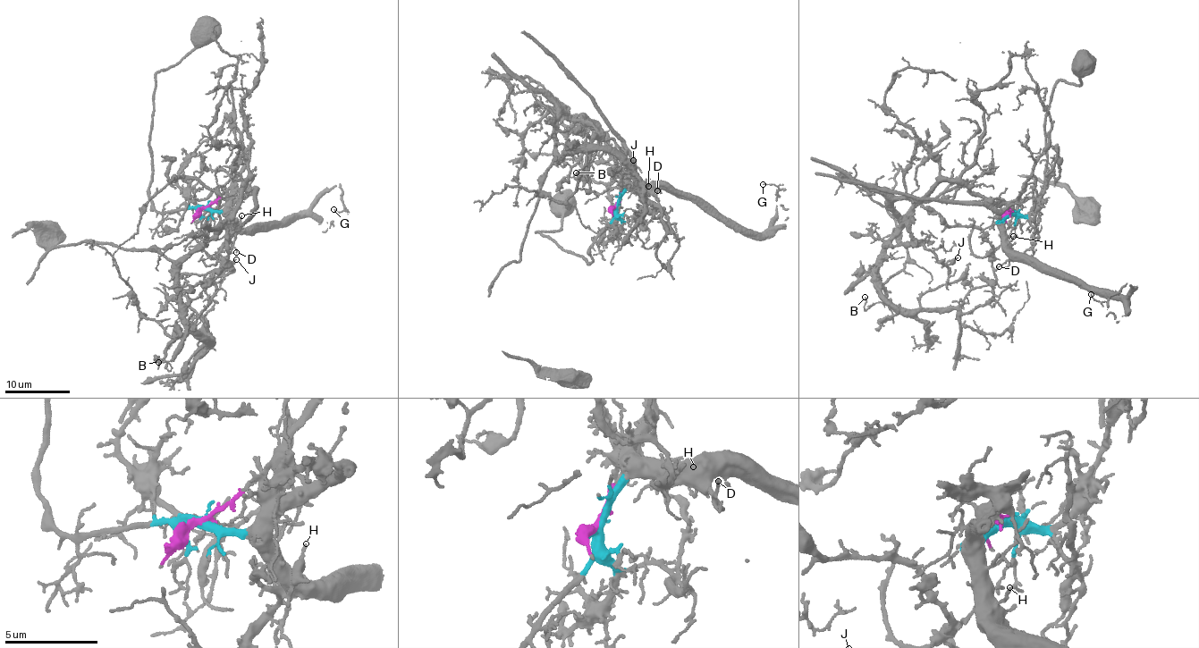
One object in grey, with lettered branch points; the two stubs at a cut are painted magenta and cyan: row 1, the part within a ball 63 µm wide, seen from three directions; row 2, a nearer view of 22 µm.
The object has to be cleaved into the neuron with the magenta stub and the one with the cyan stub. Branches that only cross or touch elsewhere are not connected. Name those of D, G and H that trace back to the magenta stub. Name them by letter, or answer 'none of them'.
none of them

